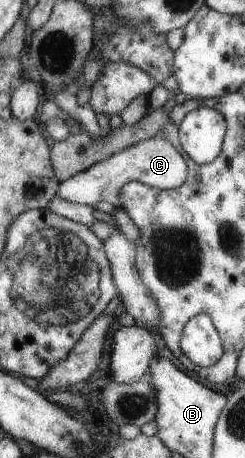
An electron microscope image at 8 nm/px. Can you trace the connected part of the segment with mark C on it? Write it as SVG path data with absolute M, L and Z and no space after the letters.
M157 133L112 153L109 157L89 166L85 171L77 172L59 182L55 196L62 197L74 204L83 204L94 208L98 206L117 208L119 206L118 193L125 183L141 182L159 190L180 187L185 181L185 166L186 163L177 149L167 141L167 138Z

